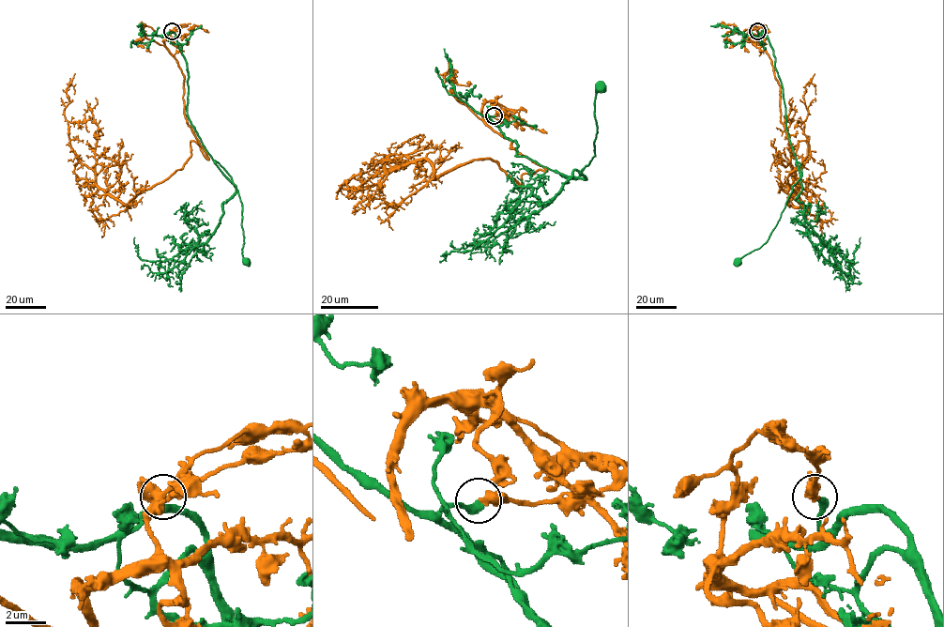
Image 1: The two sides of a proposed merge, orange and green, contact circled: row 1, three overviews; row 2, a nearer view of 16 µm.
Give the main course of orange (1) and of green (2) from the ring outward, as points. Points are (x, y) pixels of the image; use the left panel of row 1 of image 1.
1: (172, 31), (208, 160), (190, 141), (126, 206), (76, 157), (74, 94)
2: (172, 31), (168, 35), (175, 36), (187, 64), (187, 116), (207, 153), (236, 187), (245, 261)

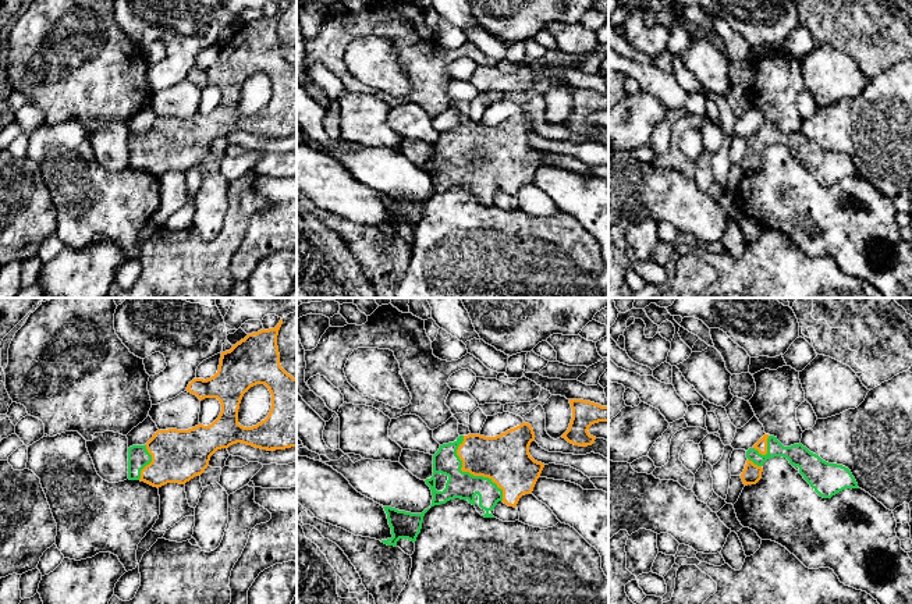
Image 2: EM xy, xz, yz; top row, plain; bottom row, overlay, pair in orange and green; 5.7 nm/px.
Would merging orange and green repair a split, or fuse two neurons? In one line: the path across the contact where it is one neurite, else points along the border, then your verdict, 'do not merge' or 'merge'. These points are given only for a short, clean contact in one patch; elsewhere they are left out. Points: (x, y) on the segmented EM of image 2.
do not merge

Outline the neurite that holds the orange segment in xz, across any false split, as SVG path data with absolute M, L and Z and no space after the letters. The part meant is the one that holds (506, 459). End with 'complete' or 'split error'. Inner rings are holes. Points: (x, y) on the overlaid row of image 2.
M525 422L496 437L464 436L457 450L462 461L461 470L489 477L503 490L503 502L515 508L524 494L533 491L544 468L529 454L532 441L533 429Z; complete

